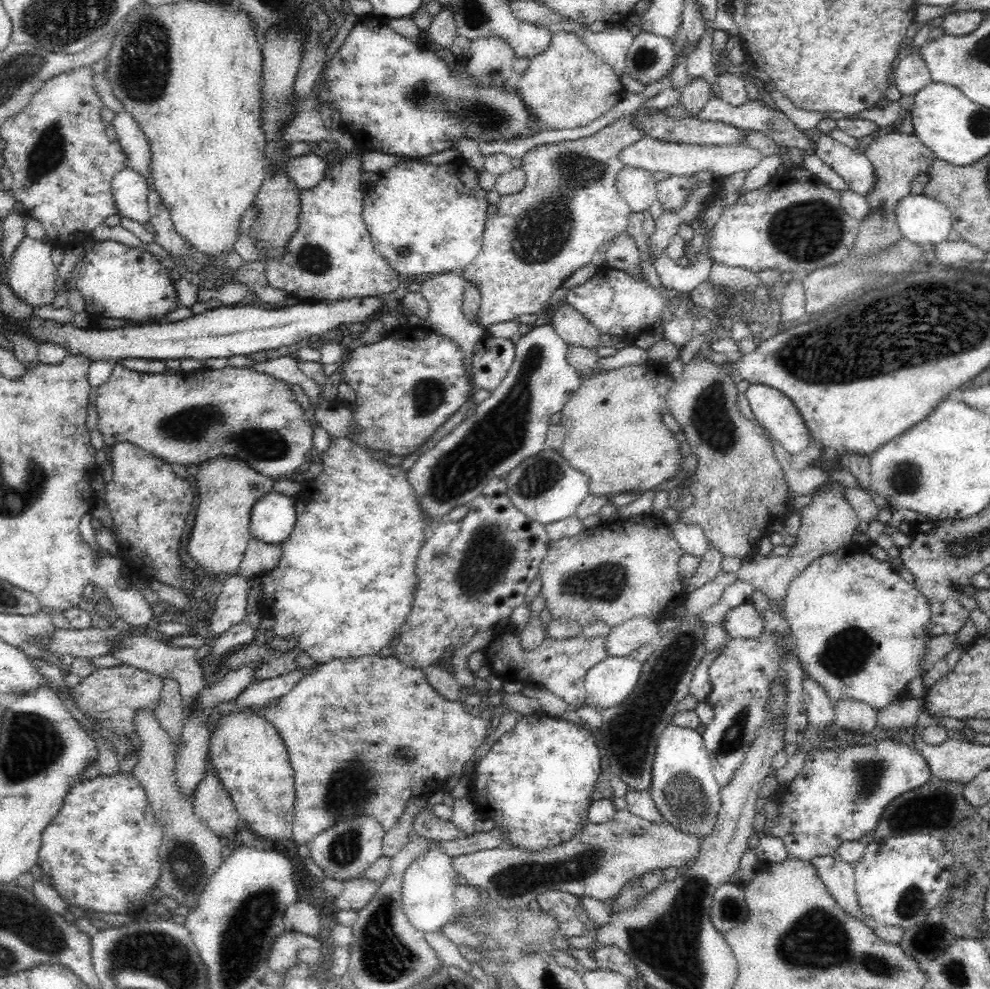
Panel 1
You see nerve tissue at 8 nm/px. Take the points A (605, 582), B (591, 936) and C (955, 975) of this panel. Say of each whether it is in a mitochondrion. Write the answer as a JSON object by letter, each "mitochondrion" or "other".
{"A":"mitochondrion","B":"other","C":"mitochondrion"}

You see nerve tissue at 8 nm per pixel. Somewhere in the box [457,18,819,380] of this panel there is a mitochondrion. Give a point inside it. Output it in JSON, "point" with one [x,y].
{"point":[542,232]}

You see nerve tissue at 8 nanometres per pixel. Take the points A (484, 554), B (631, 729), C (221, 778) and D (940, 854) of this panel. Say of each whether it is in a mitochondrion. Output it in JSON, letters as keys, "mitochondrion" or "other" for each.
{"A":"mitochondrion","B":"mitochondrion","C":"other","D":"other"}

